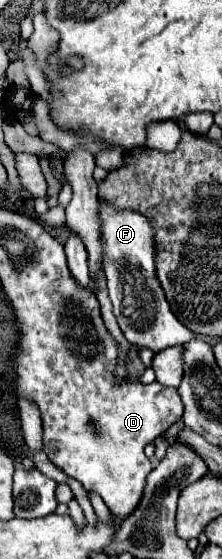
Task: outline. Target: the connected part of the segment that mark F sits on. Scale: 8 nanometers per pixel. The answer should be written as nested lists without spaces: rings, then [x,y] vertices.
[[[99,203],[103,241],[105,241],[105,275],[109,297],[113,303],[113,313],[125,335],[125,339],[137,347],[151,349],[153,353],[163,351],[169,345],[189,343],[195,333],[185,329],[171,313],[165,293],[155,277],[155,249],[153,249],[153,229],[147,217],[137,211],[117,211],[111,205]]]

